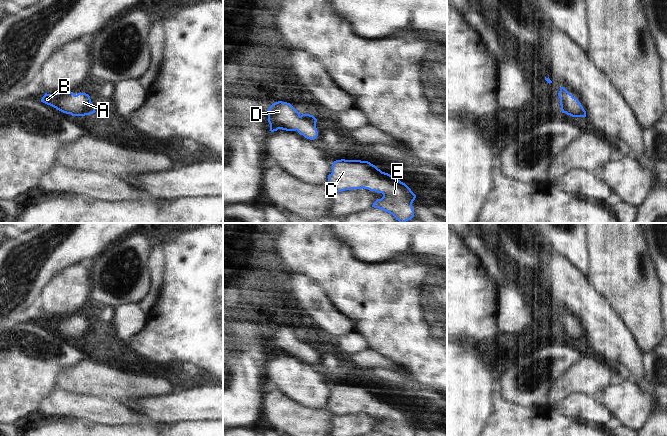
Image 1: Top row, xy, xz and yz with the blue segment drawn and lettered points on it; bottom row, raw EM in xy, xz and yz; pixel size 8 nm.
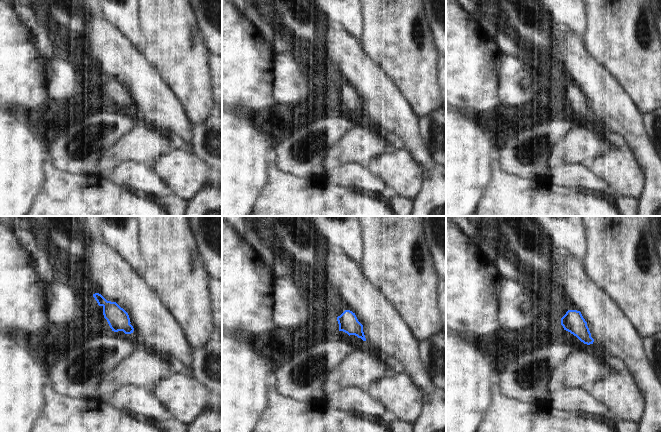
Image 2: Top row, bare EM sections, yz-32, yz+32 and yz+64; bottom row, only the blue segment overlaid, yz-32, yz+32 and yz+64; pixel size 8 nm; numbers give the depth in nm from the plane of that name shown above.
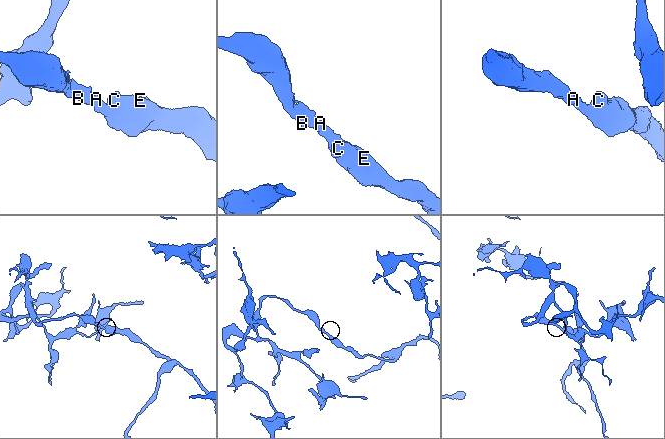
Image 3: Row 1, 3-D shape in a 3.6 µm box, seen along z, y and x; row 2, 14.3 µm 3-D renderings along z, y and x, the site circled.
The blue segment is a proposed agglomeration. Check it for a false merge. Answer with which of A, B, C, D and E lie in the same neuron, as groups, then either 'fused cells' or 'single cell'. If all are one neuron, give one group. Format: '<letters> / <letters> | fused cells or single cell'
A B C D E | single cell

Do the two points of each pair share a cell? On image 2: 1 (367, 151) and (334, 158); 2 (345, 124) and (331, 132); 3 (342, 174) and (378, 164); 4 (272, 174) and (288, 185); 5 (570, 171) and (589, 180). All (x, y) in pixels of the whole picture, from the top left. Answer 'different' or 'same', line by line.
1: same
2: same
3: different
4: same
5: same

